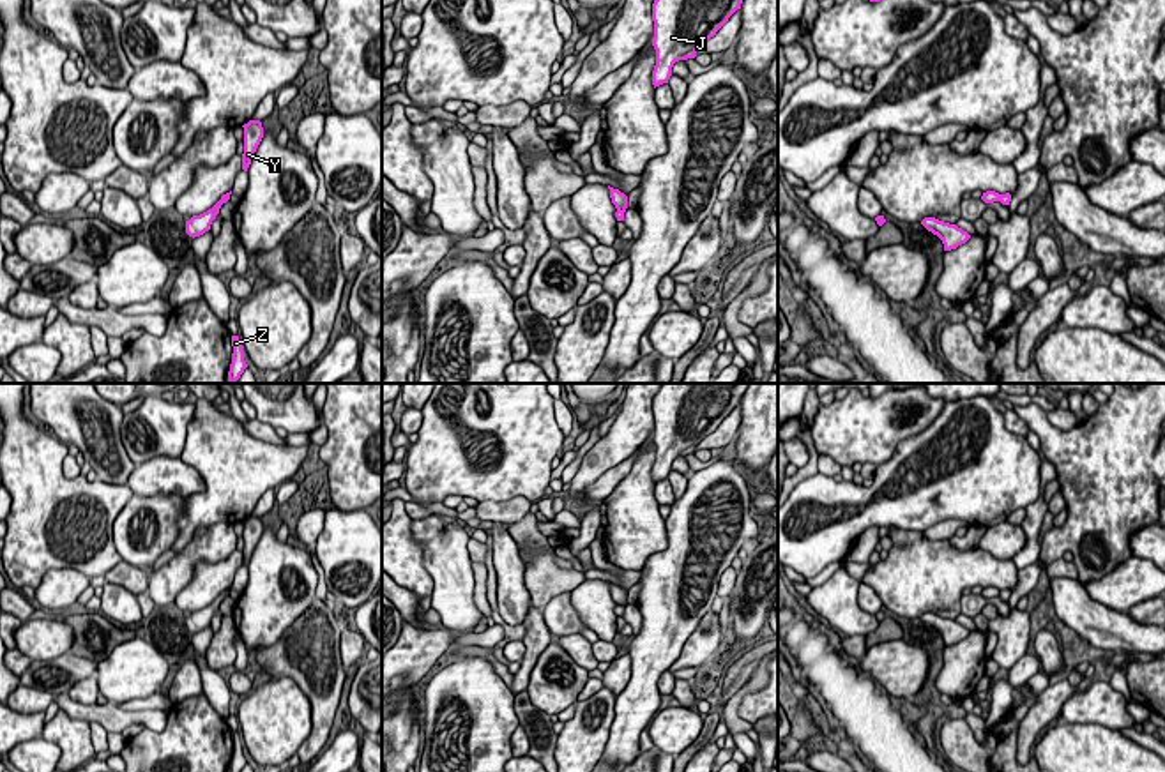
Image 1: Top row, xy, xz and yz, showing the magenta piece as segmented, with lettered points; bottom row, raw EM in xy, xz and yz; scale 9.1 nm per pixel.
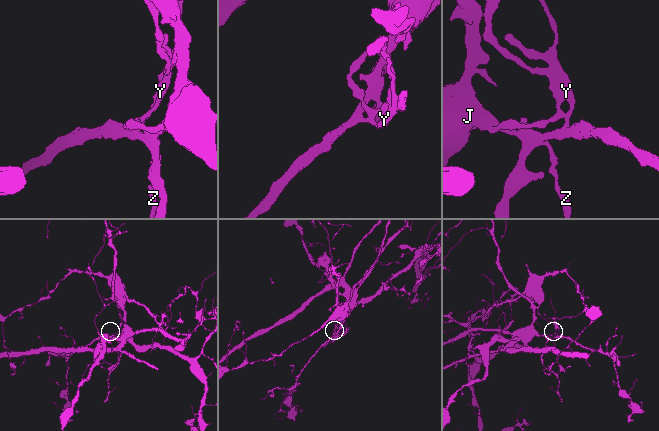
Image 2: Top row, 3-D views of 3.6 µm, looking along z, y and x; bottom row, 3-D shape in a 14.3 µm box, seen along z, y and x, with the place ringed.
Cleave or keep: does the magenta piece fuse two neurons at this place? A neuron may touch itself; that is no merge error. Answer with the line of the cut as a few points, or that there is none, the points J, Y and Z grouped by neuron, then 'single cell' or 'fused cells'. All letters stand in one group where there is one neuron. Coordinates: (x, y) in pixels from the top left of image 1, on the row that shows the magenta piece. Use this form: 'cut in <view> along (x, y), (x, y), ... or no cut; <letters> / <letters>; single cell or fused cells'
cut in xz along (695, 48), (679, 59); J Z / Y; fused cells

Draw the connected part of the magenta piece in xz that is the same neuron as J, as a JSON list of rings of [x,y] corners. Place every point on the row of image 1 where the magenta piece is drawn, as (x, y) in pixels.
[[[654,0],[654,88],[668,83],[674,64],[714,37],[728,18],[741,9],[741,4],[742,0]]]

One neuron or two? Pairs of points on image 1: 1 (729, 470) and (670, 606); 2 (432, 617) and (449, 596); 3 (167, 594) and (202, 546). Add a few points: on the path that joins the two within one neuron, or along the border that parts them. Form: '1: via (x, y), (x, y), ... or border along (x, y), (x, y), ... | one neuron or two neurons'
1: via (693, 497), (688, 511), (686, 550), (681, 569) | one neuron
2: border along (430, 608), (442, 622) | two neurons
3: via (168, 582), (190, 559) | one neuron

